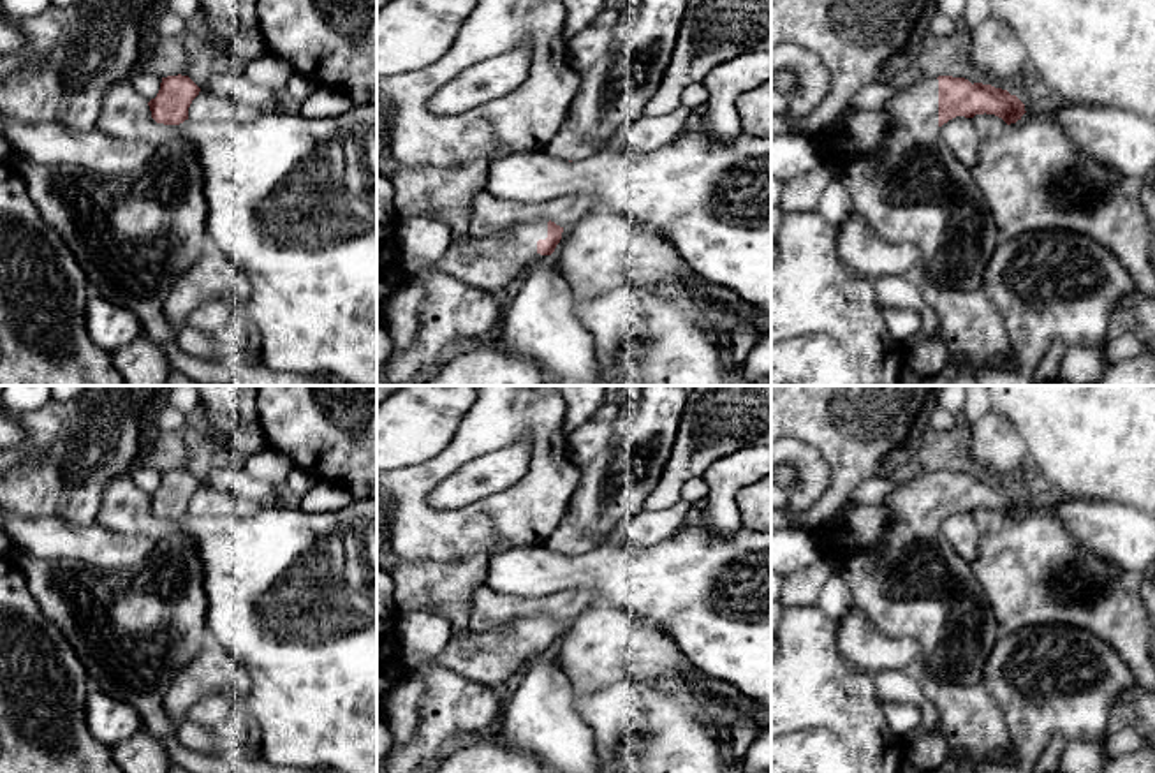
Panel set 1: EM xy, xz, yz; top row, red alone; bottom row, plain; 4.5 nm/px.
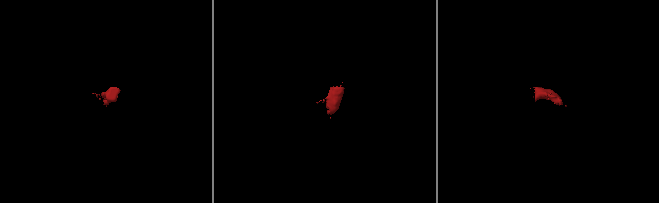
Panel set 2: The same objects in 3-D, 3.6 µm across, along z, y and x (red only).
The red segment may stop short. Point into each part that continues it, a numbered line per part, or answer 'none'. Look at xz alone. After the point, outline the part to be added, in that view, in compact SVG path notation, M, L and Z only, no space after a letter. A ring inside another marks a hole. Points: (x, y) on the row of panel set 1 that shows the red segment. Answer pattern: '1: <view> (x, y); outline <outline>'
1: xz (492, 263); outline M535 220L535 222L511 225L493 236L484 236L484 238L467 236L458 243L451 243L447 250L433 262L433 268L477 291L507 296L509 285L518 276L525 275L525 271L537 261L549 257L549 255L541 255L537 252L537 241L546 238L548 238L548 220Z

